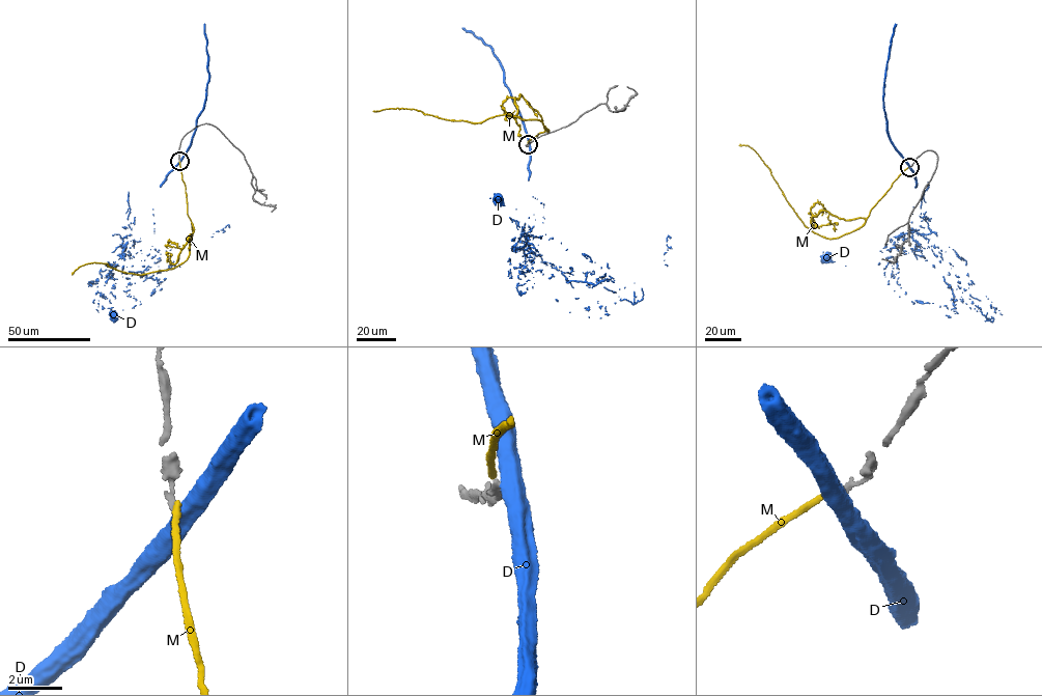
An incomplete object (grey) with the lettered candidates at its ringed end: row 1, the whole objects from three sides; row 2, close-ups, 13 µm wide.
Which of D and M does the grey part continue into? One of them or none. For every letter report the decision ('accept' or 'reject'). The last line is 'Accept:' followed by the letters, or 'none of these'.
D: reject
M: reject
Accept: none of these

